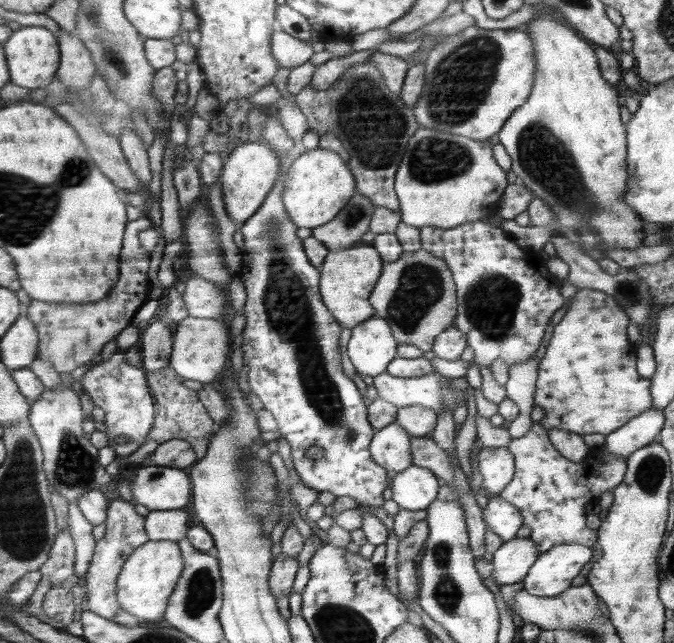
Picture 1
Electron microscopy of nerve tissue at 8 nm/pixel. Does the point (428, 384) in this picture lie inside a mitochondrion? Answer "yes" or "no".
no

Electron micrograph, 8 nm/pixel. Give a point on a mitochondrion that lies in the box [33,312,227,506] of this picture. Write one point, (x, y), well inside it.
(73, 467)

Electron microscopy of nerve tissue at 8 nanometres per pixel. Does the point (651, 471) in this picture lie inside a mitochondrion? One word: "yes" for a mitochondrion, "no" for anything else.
yes

